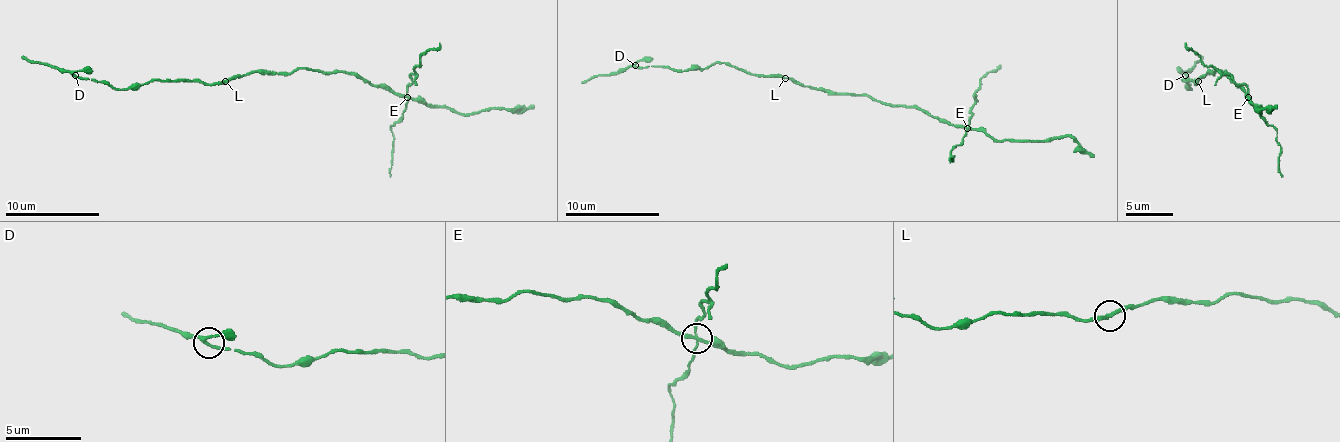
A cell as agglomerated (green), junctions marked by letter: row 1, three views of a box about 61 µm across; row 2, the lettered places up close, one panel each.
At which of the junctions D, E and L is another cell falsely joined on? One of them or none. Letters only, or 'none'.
E

